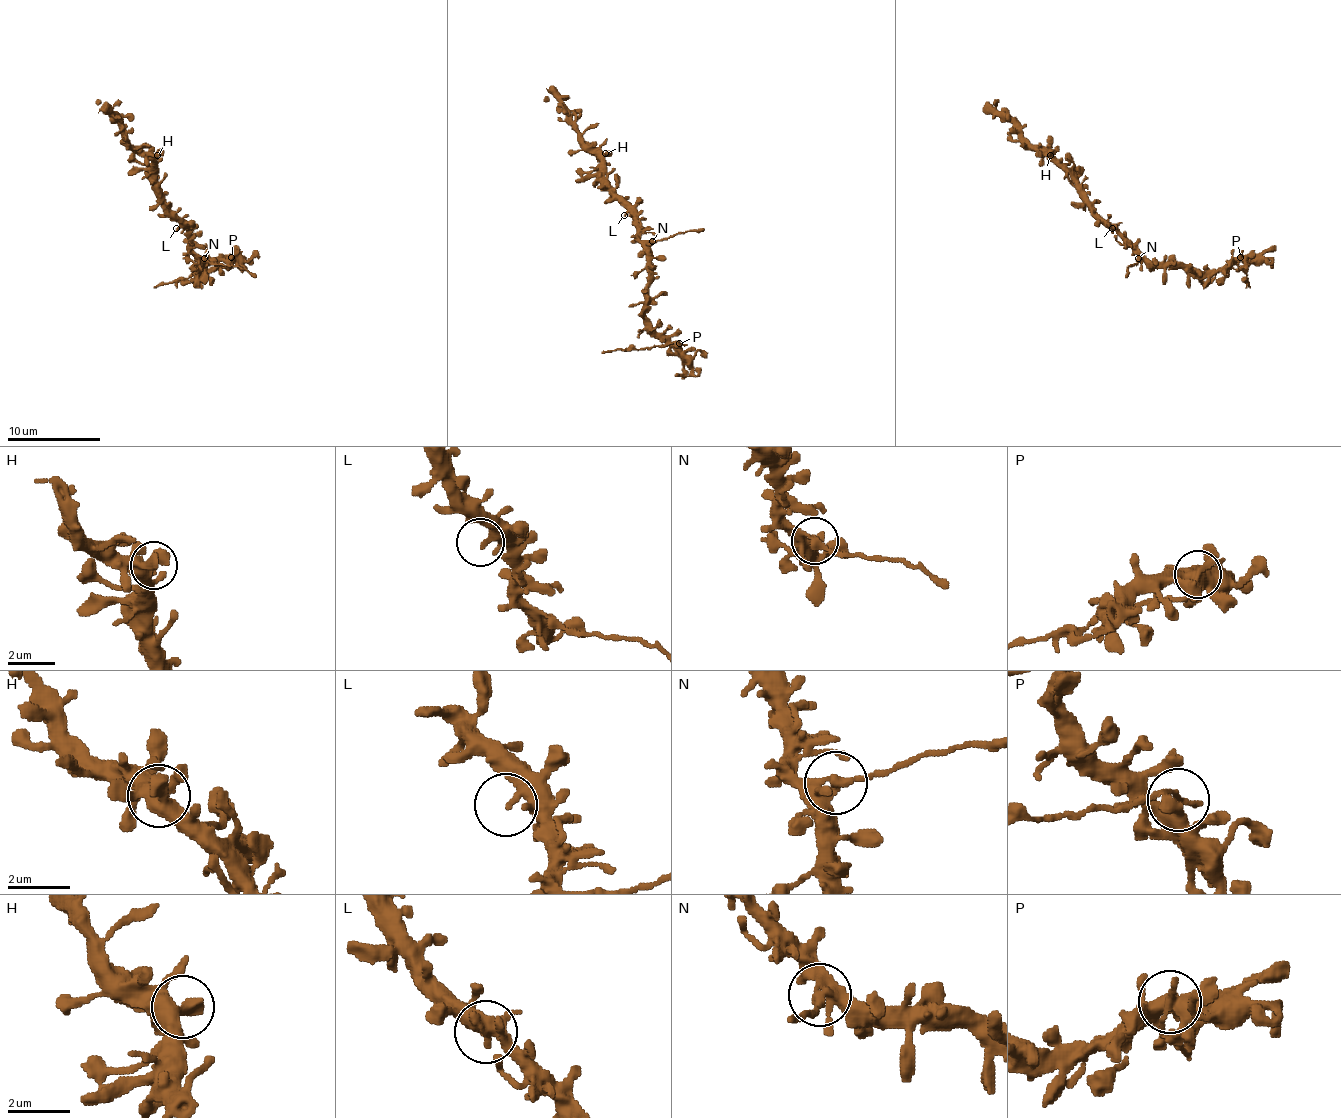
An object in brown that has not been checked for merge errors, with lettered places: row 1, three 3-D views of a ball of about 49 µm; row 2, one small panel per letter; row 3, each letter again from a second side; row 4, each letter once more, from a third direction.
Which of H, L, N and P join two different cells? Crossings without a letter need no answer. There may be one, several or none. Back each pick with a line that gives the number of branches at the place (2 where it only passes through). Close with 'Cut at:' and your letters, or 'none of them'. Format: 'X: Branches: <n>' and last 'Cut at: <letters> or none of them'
N: Branches: 3
P: Branches: 2
Cut at: N, P

